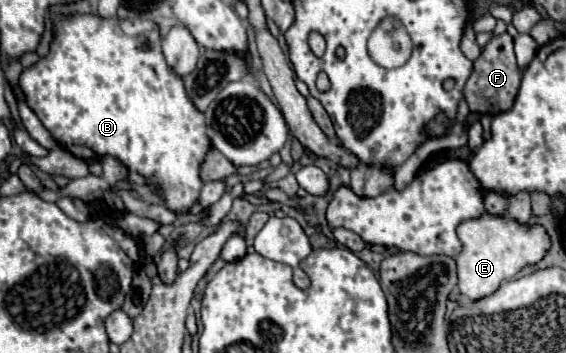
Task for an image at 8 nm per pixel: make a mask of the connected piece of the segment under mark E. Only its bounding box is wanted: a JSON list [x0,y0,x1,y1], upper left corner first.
[454,211,550,301]

